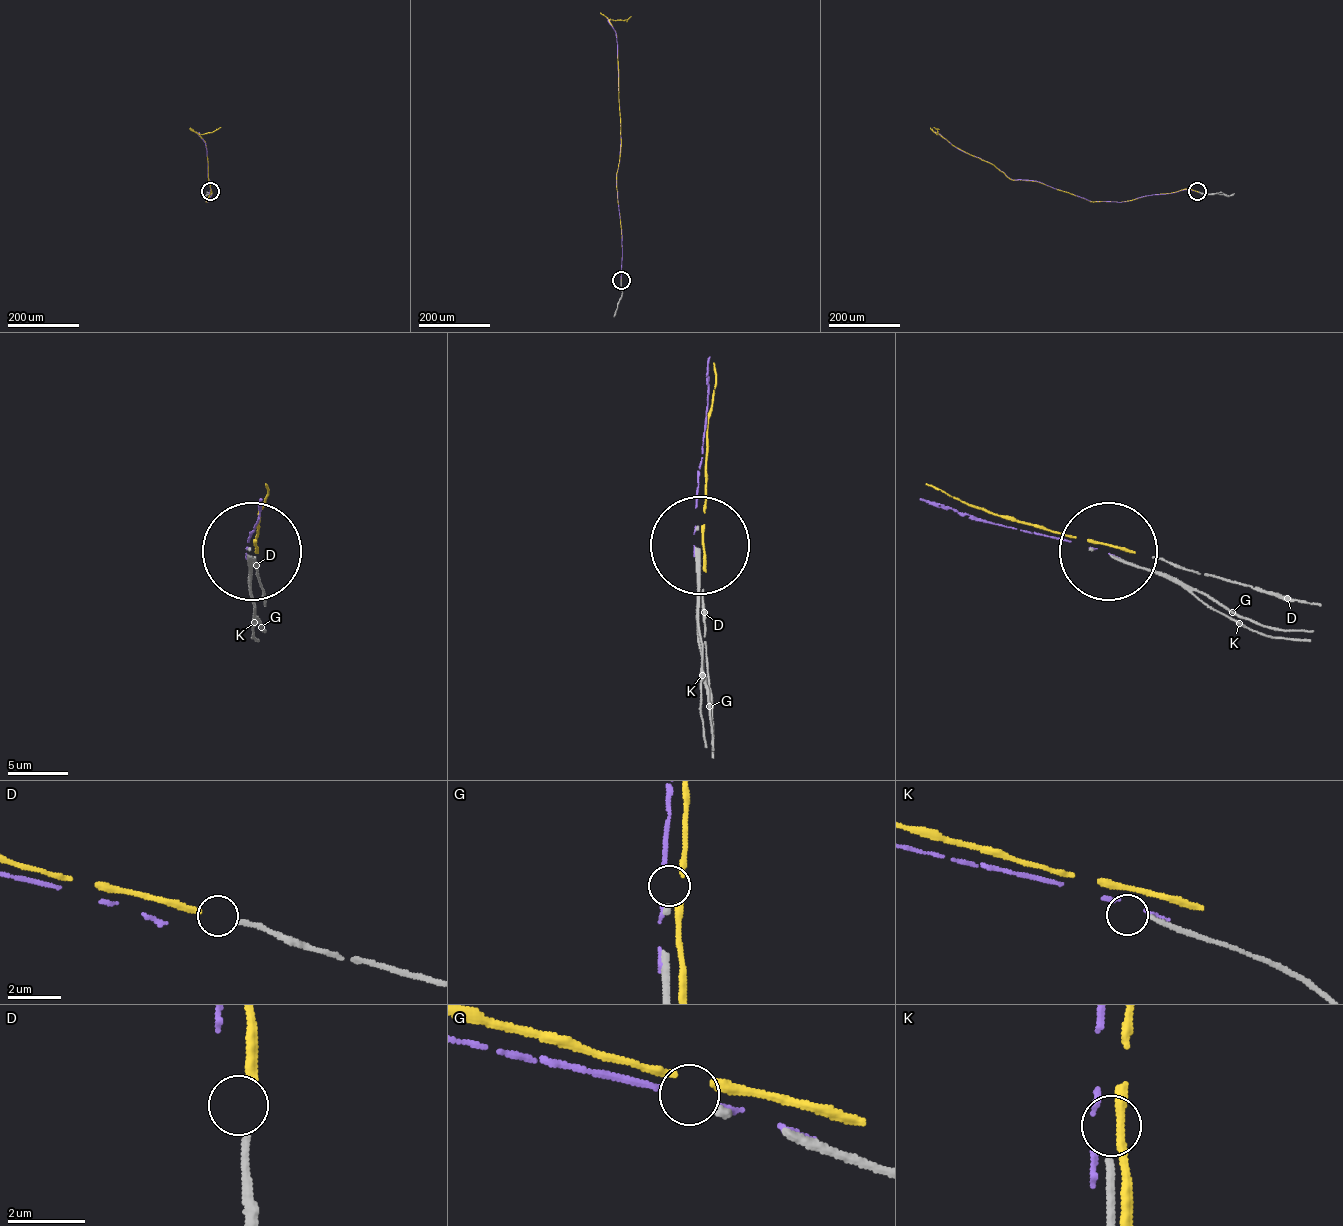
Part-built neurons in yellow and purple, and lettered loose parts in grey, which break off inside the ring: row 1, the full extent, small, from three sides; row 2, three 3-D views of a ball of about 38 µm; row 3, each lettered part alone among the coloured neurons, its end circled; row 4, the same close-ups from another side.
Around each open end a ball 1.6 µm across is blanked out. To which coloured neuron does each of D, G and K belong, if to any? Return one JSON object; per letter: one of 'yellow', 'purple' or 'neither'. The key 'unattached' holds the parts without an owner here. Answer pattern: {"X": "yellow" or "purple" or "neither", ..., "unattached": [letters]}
{"D": "neither", "G": "neither", "K": "neither", "unattached": ["D", "G", "K"]}

